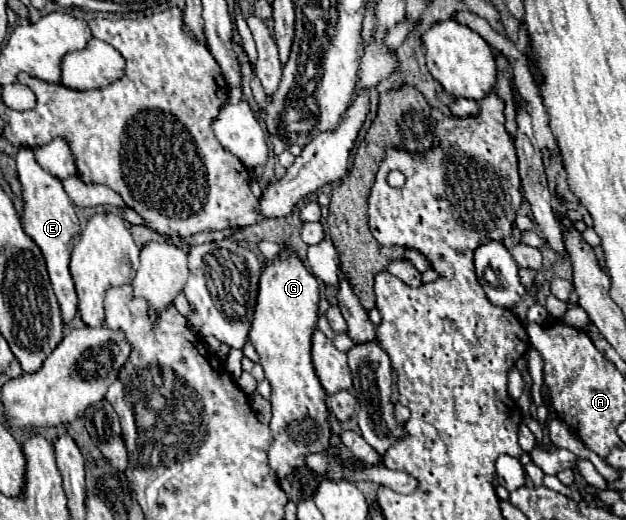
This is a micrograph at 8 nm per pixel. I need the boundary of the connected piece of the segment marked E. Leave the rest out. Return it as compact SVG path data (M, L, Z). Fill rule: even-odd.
M20 147L18 155L16 155L16 163L18 163L18 179L20 179L20 185L22 185L22 197L24 197L22 227L24 227L26 235L40 247L40 251L46 259L46 269L48 269L48 275L50 275L52 289L54 289L58 303L60 303L60 309L62 309L64 323L70 323L76 315L76 305L78 305L72 275L70 275L70 269L68 269L68 265L70 265L70 243L72 243L74 237L80 235L80 221L76 217L74 203L70 201L70 197L62 189L60 179L52 177L50 173L46 173L36 163L32 149Z

